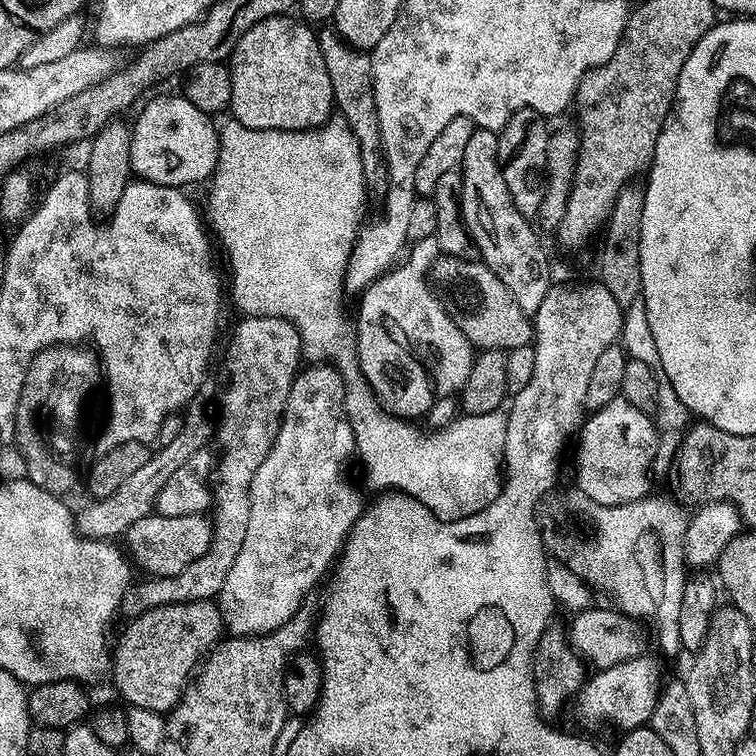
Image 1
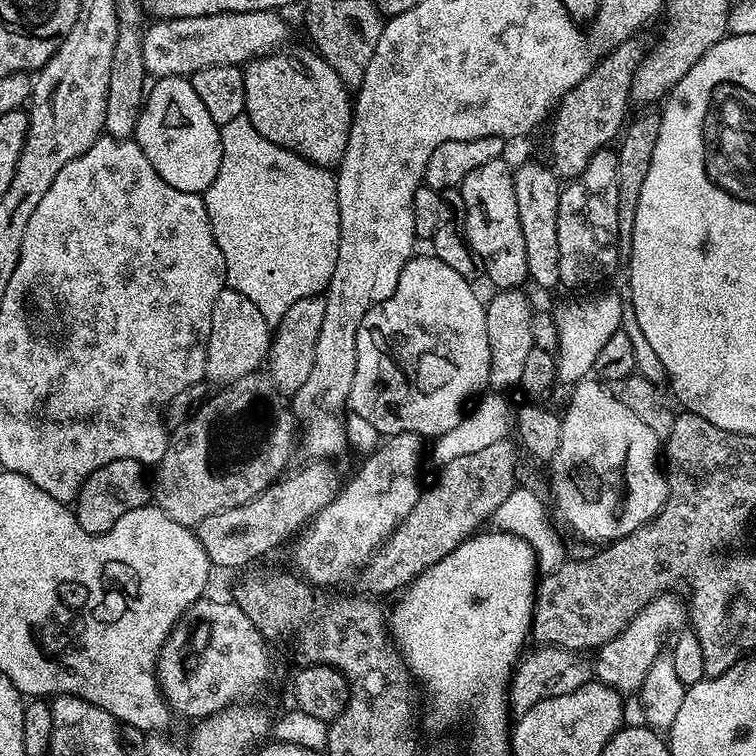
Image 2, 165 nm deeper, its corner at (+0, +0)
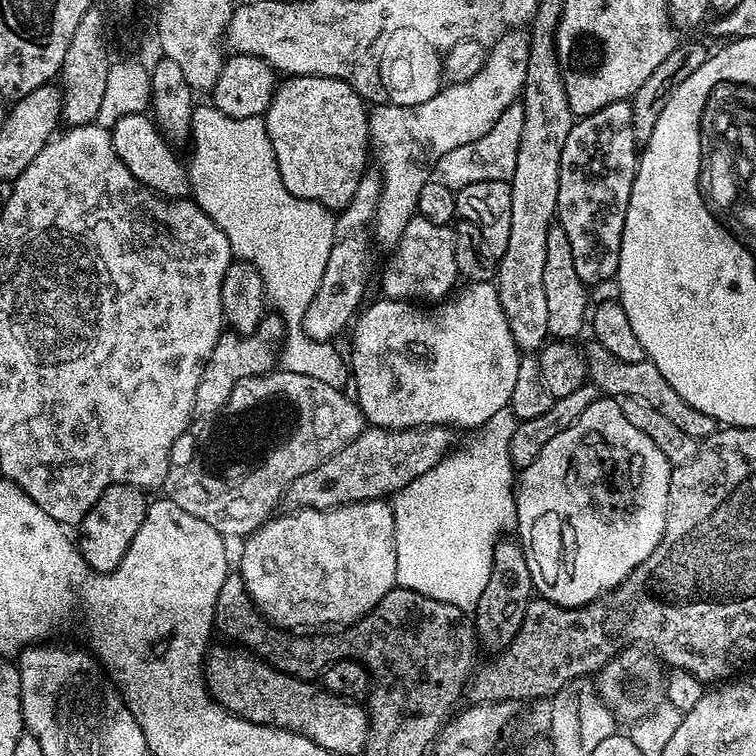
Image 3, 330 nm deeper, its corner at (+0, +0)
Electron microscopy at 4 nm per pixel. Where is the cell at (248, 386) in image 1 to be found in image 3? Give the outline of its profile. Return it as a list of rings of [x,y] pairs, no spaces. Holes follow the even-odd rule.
[[[365,171],[362,182],[358,182],[358,190],[354,190],[354,198],[350,198],[346,207],[339,209],[334,230],[336,241],[334,246],[330,246],[330,259],[326,262],[326,271],[322,273],[322,282],[318,284],[318,294],[306,308],[304,332],[312,340],[332,342],[344,327],[347,329],[353,323],[354,317],[365,303],[364,291],[368,288],[368,271],[372,268],[372,248],[374,249],[370,229],[376,218],[381,190],[379,171]]]

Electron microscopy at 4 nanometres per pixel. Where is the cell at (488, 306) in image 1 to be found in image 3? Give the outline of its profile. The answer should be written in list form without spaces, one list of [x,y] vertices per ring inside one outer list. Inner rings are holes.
[[[594,338],[589,339],[588,345],[583,345],[582,351],[588,367],[588,380],[605,397],[638,398],[638,402],[650,406],[663,417],[670,418],[670,422],[674,422],[674,426],[680,427],[685,434],[697,438],[717,431],[717,420],[710,418],[710,414],[702,414],[702,410],[694,410],[694,406],[686,403],[678,394],[678,390],[674,390],[674,386],[670,386],[670,382],[662,378],[662,370],[658,370],[658,366],[654,366],[652,360],[646,358],[642,362],[622,362],[614,358],[614,354],[610,354],[610,350],[606,350],[606,346],[602,346]]]

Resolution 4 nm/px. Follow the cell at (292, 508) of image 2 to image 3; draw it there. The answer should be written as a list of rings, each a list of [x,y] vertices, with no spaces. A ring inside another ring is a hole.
[[[432,424],[427,428],[365,427],[354,442],[342,446],[342,450],[314,466],[314,470],[294,478],[284,491],[283,503],[292,510],[337,508],[343,504],[391,497],[414,482],[414,478],[426,474],[426,470],[438,466],[438,462],[453,451],[452,435],[453,429],[443,424]]]

